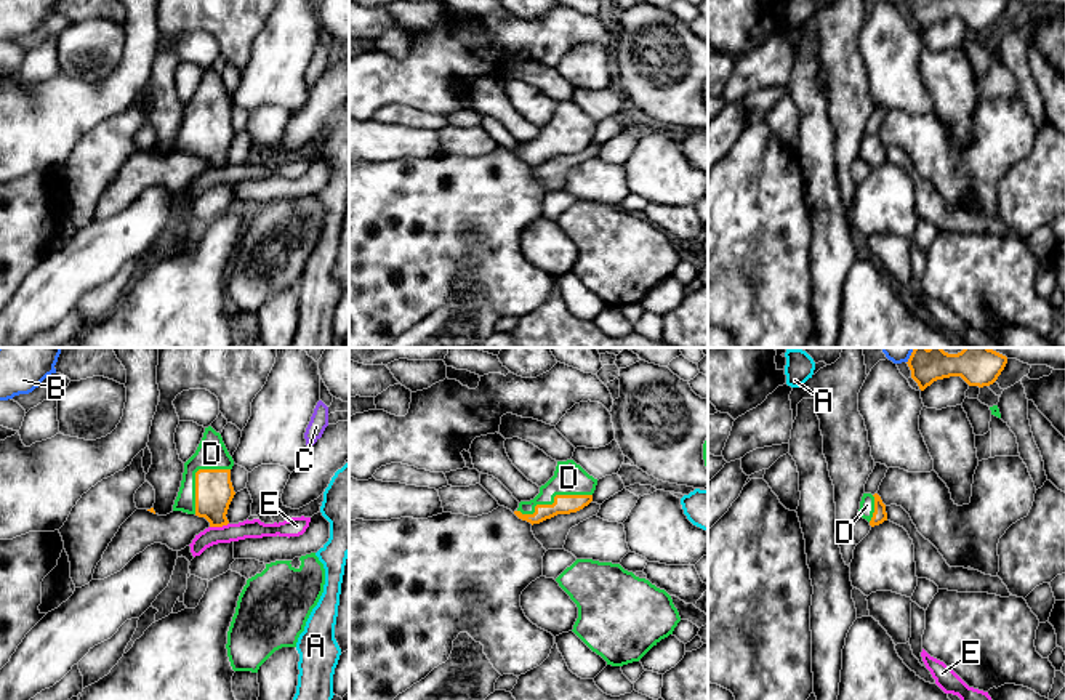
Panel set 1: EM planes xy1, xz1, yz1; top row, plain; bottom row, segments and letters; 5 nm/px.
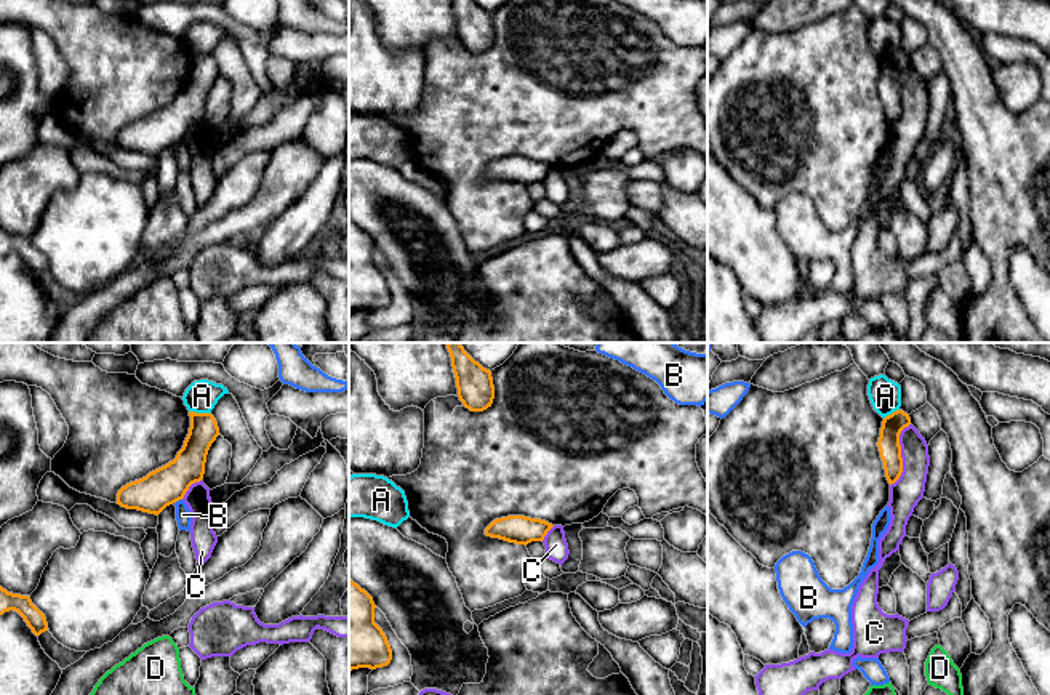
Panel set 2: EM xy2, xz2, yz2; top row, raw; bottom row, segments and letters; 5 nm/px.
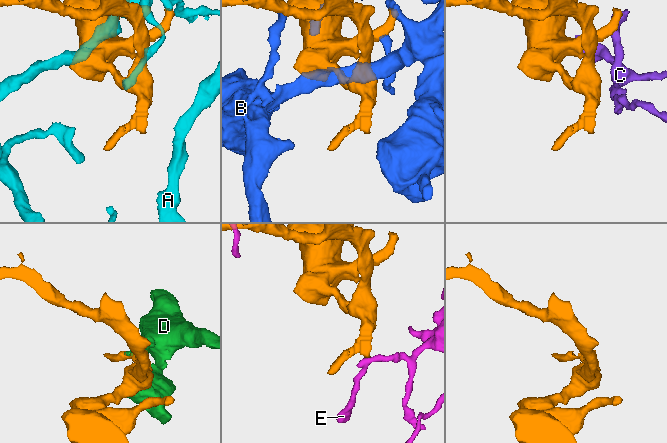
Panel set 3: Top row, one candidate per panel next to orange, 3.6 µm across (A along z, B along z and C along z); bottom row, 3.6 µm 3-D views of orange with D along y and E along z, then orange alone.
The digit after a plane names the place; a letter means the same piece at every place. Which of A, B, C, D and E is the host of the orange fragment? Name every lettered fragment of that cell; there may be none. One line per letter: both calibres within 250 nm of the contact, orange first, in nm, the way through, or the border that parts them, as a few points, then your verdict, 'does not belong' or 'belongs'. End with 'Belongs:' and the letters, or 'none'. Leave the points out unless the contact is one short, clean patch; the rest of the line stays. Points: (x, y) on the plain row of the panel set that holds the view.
A: calibres 150 and 160 nm; does not belong
B: calibres 190 and 80 nm; does not belong
C: calibres 110 and 160 nm; border yz2 (909, 64), (900, 76), (901, 116), (890, 127); does not belong
D: calibres 100 and 160 nm; belongs
E: calibres 190 and 100 nm; does not belong
Belongs: D

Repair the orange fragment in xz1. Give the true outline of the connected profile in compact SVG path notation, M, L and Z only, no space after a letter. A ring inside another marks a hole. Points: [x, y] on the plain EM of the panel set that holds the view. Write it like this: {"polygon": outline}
{"polygon": "M573 101L557 103L554 117L533 141L520 143L514 155L533 167L557 155L577 154L593 143L596 127L597 120Z"}

